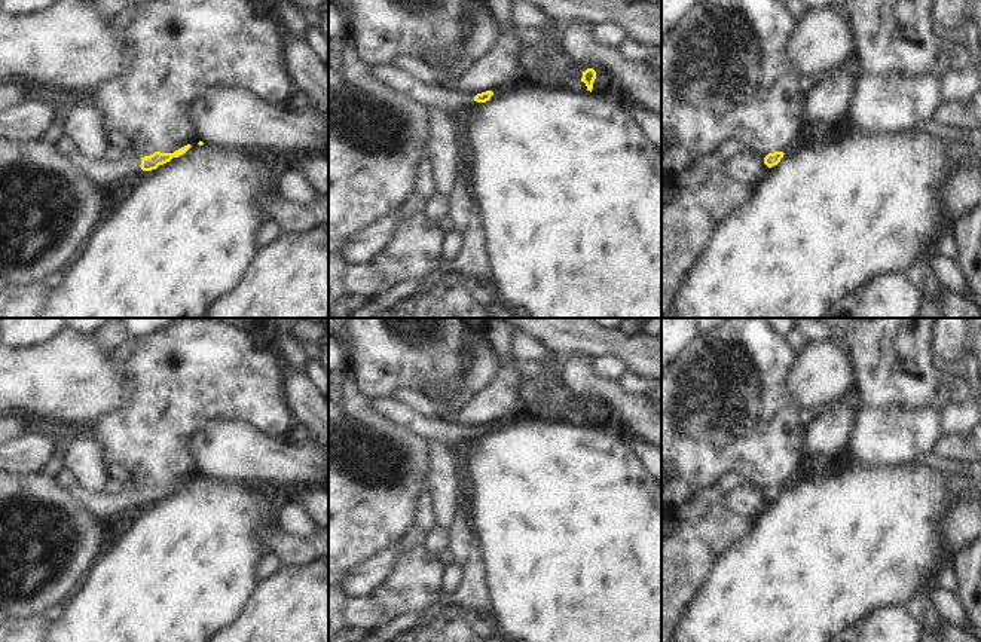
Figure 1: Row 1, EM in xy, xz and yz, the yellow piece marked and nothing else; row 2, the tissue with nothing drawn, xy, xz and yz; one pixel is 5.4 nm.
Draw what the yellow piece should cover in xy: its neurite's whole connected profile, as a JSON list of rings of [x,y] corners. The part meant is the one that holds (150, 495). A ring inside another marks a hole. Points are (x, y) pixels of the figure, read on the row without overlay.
[[[187,477],[175,483],[174,486],[155,484],[153,487],[144,489],[141,492],[132,486],[125,486],[116,495],[110,495],[106,492],[92,493],[80,484],[73,487],[71,492],[74,493],[76,499],[79,499],[83,505],[88,507],[88,510],[94,513],[94,516],[107,519],[119,510],[135,505],[138,501],[141,501],[143,504],[156,502],[159,498],[169,495],[172,490],[184,487],[190,480],[192,479]]]

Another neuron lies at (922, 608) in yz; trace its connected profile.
[[[927,593],[913,596],[911,602],[905,608],[926,630],[933,630],[936,626],[944,623],[935,600],[932,600]]]

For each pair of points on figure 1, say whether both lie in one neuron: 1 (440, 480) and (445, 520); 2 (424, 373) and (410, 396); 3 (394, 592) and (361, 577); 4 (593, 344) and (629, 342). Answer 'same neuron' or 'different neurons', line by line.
1: same neuron
2: different neurons
3: different neurons
4: same neuron

